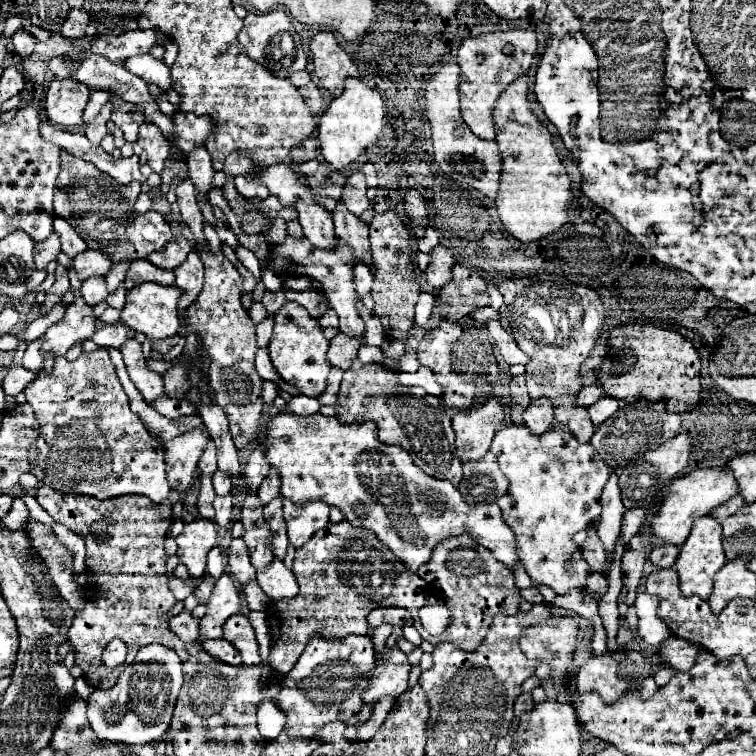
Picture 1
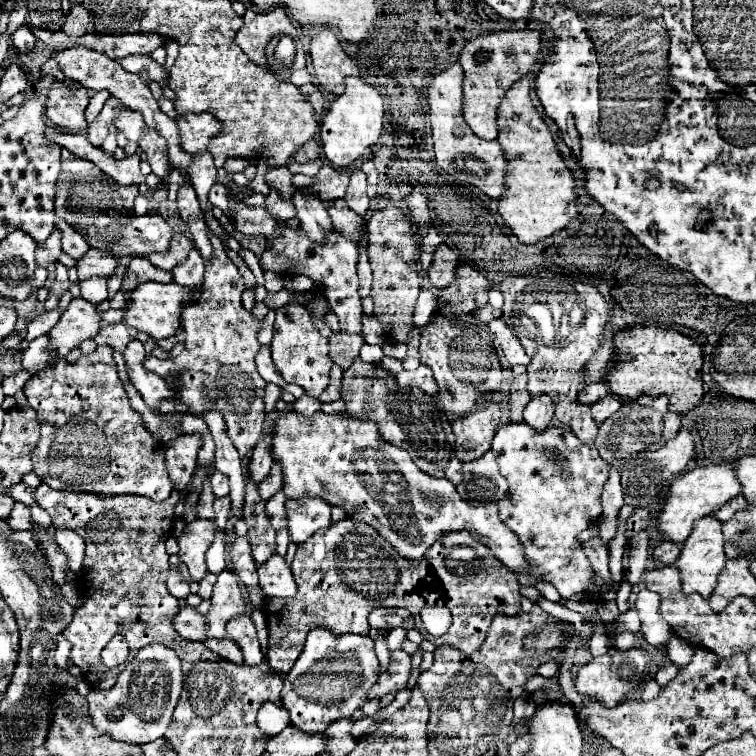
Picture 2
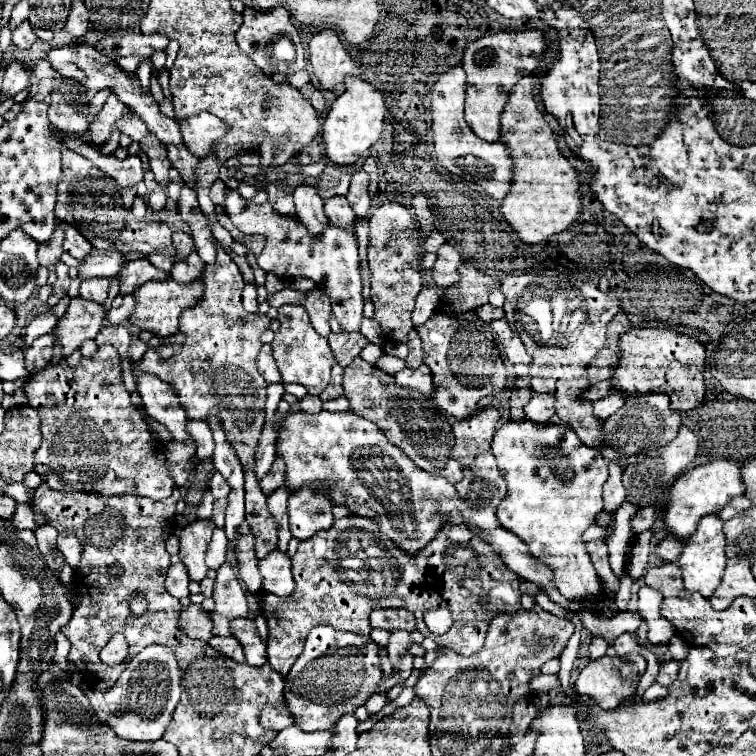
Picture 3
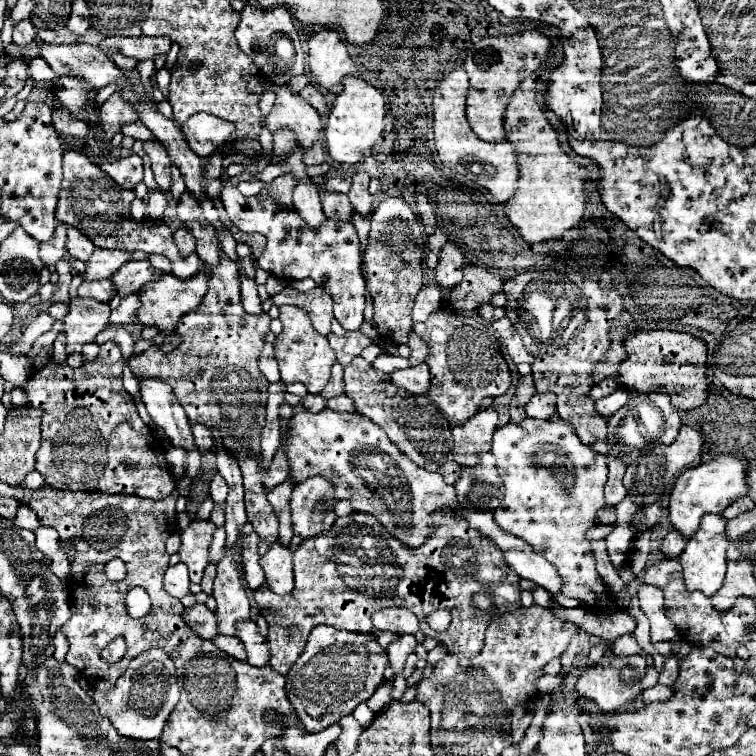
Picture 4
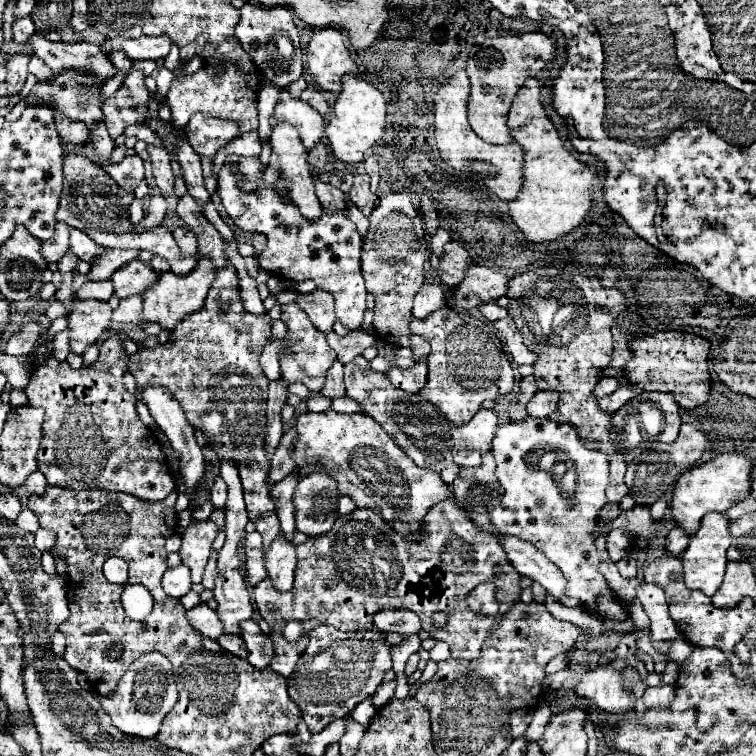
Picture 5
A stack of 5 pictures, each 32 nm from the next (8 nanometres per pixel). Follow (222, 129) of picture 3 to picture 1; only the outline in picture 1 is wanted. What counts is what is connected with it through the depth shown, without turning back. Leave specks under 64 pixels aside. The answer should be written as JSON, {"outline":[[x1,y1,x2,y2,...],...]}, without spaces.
{"outline":[[176,112,172,120,176,124,176,144,184,154,202,148,208,134,212,134,212,128,216,128,210,116,196,116,192,112]]}

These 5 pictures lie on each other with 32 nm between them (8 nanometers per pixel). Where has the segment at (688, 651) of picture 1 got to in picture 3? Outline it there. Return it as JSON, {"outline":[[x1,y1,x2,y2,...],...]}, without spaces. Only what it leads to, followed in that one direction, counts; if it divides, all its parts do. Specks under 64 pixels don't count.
{"outline":[[674,636,674,638,670,640,670,652,672,652,672,658,674,658,674,660,682,662,682,660,688,658,688,644,686,644,680,636]]}

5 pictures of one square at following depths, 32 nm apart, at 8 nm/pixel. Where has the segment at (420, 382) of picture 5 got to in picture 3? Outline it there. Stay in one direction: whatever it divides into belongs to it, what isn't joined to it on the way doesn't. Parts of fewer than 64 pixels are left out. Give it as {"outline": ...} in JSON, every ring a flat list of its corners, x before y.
{"outline":[[420,364,416,370,410,370,410,368,404,368,396,374,392,374,396,384,402,386,402,388,408,388,408,390,414,390,414,392,420,392,424,396,428,396,434,388,432,384,432,374,430,374,430,368,426,364]]}

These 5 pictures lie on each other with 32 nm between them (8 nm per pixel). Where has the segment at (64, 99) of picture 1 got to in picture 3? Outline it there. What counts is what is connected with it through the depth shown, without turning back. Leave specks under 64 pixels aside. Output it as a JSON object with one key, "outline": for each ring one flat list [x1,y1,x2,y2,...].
{"outline":[[54,90,50,94,50,106,48,106,48,116,52,126,58,130,62,136,76,136,82,138,88,132,88,122,82,116,82,106,74,108,64,102,62,94]]}

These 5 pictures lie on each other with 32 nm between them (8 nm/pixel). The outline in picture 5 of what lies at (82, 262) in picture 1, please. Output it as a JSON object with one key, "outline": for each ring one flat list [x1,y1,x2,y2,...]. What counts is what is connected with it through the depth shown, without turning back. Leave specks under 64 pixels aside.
{"outline":[[106,250,104,256,98,260,98,256,90,262,90,274,92,280,108,280,120,266,132,262,138,258,140,250]]}

